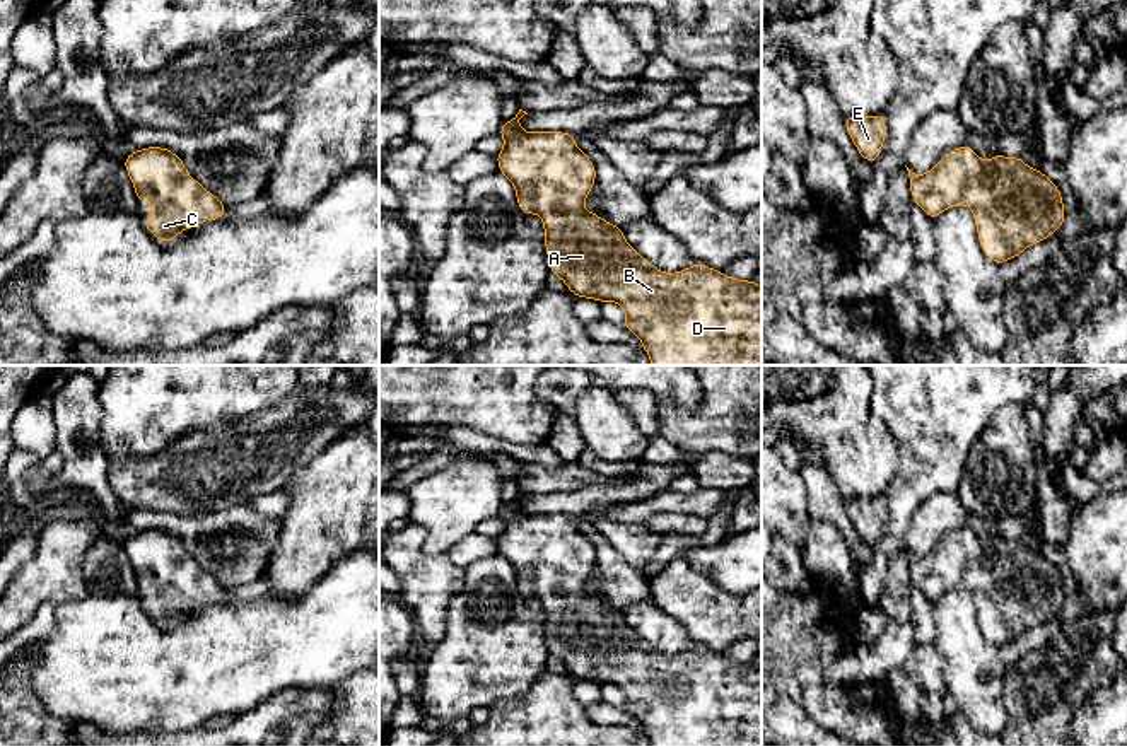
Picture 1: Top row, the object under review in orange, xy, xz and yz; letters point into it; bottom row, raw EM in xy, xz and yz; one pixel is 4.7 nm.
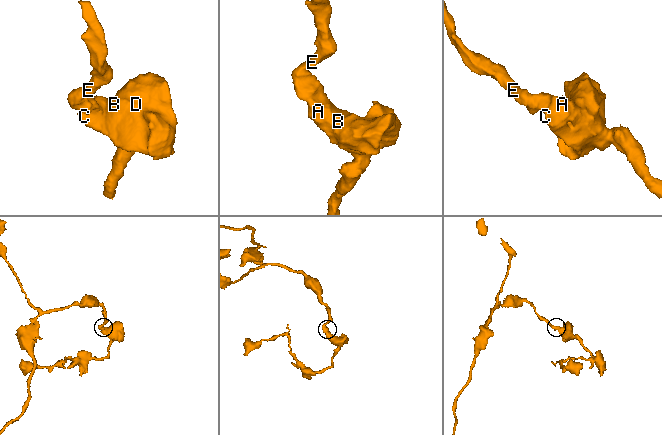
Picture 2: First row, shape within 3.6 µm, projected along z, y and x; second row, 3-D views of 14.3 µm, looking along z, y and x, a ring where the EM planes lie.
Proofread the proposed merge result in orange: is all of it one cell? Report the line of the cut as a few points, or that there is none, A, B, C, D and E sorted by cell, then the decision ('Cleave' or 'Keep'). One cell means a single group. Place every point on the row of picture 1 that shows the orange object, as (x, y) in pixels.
No split. Groups: A B C D E. Keep

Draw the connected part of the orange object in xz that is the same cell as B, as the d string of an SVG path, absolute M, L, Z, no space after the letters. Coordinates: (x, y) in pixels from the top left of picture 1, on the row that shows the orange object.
M519 109L511 121L502 123L499 135L505 145L495 159L499 172L512 183L523 213L541 217L550 273L562 278L577 297L620 304L625 311L623 328L640 340L651 365L762 365L762 285L736 280L702 263L674 273L657 270L627 242L622 227L584 208L598 172L575 145L575 137L567 131L523 131L519 119L524 114Z

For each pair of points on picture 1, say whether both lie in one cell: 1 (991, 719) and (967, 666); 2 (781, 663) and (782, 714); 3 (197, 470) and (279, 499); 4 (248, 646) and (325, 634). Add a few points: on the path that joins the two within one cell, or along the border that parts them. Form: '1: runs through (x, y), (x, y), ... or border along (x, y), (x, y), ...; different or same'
1: runs through (984, 705), (974, 680); same
2: border along (779, 697), (789, 697), (815, 721); different
3: border along (282, 489), (253, 497), (246, 504); different
4: runs through (267, 644), (306, 642); same

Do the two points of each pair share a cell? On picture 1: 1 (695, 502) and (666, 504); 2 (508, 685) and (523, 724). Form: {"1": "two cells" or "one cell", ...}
{"1": "one cell", "2": "two cells"}

